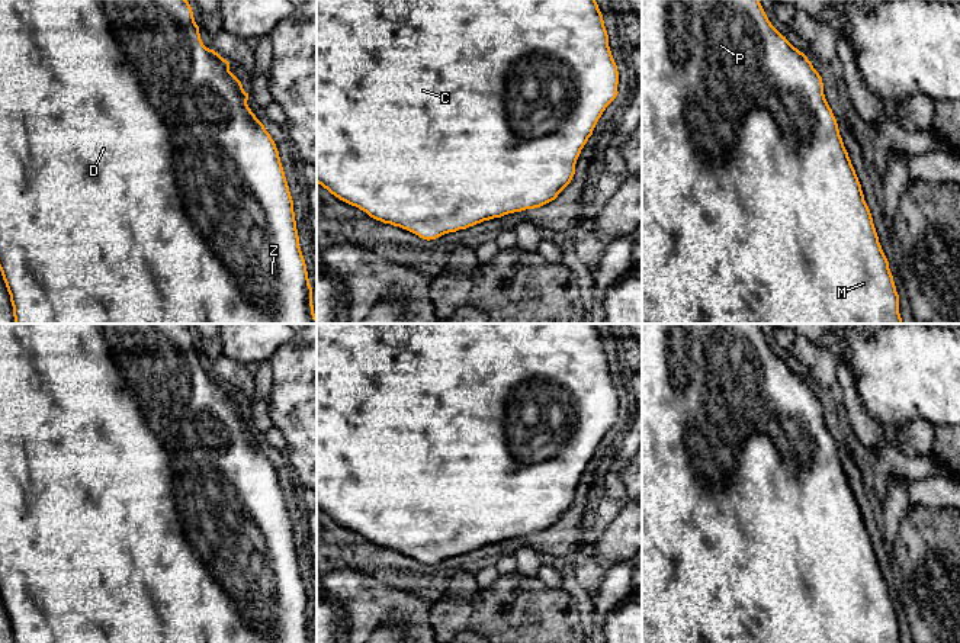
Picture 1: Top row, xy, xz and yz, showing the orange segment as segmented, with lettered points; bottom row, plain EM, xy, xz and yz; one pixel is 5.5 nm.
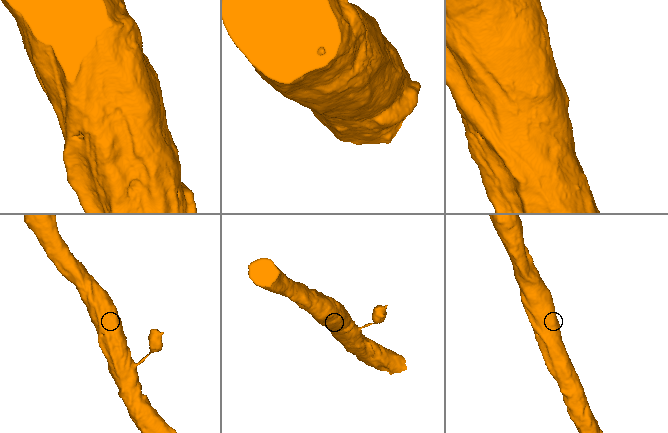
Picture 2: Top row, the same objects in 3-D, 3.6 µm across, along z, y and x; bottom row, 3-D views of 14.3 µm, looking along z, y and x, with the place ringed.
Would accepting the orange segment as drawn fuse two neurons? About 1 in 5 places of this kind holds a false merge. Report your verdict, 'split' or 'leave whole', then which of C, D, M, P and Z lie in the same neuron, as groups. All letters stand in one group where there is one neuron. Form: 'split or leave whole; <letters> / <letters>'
leave whole; C D M P Z

